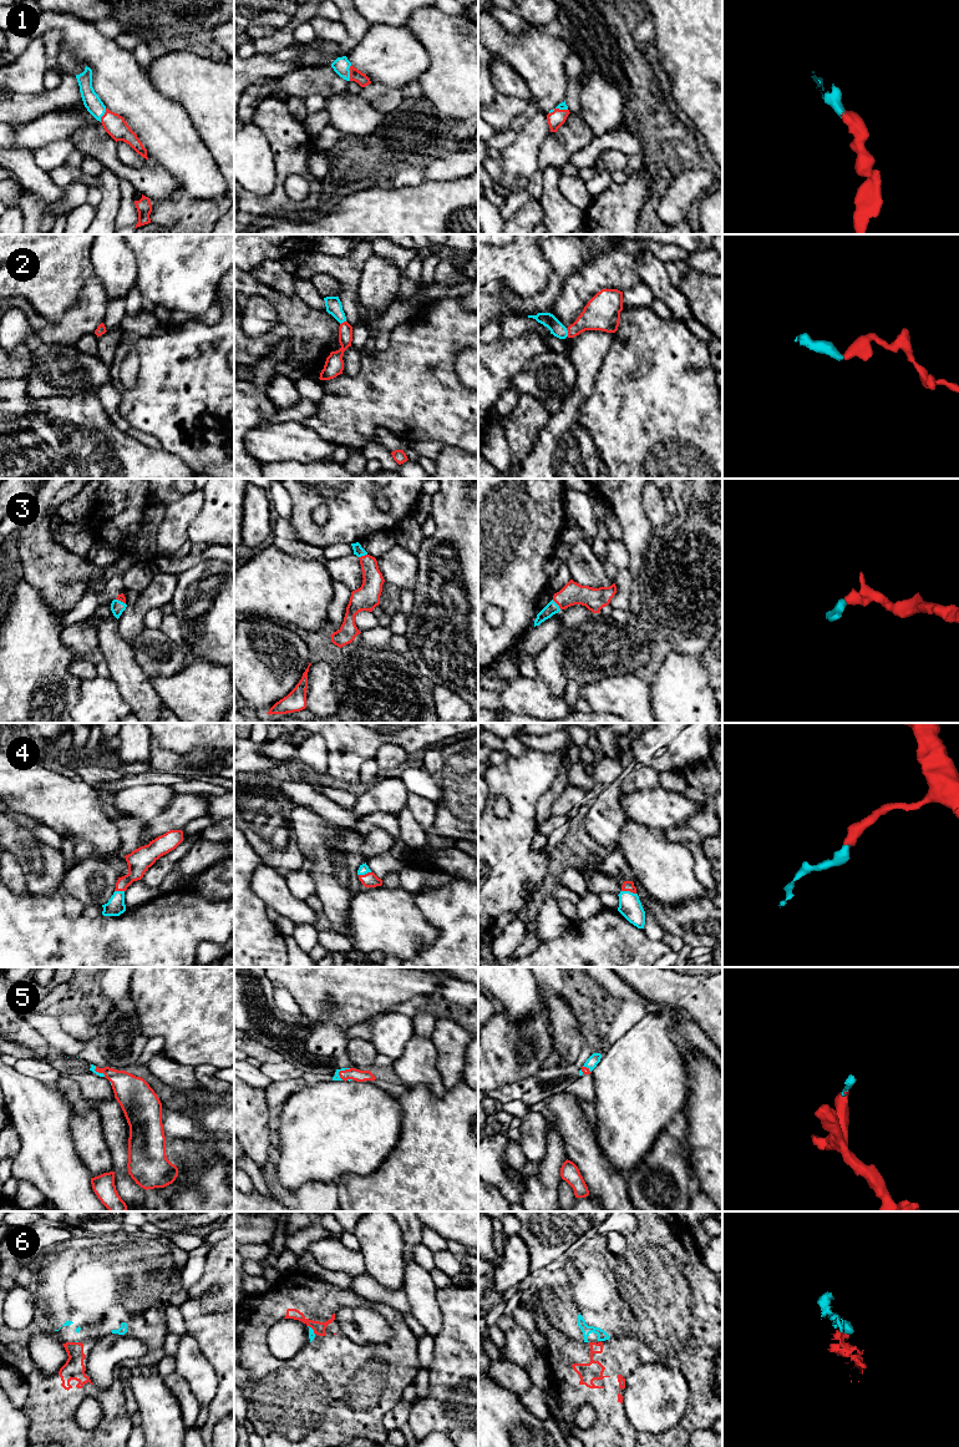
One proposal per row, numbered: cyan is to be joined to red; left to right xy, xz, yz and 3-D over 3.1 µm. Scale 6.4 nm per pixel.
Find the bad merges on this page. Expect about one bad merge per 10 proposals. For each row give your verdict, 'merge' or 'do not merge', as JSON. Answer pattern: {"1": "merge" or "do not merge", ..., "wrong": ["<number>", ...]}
{"1": "merge", "2": "merge", "3": "merge", "4": "merge", "5": "merge", "6": "merge", "wrong": []}

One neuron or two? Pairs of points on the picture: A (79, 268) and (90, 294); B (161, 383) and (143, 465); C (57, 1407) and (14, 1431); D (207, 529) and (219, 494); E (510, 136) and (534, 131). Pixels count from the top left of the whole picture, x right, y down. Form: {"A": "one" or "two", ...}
{"A": "two", "B": "two", "C": "two", "D": "one", "E": "two"}

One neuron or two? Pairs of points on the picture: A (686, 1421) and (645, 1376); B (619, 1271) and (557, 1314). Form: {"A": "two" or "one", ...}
{"A": "two", "B": "one"}

